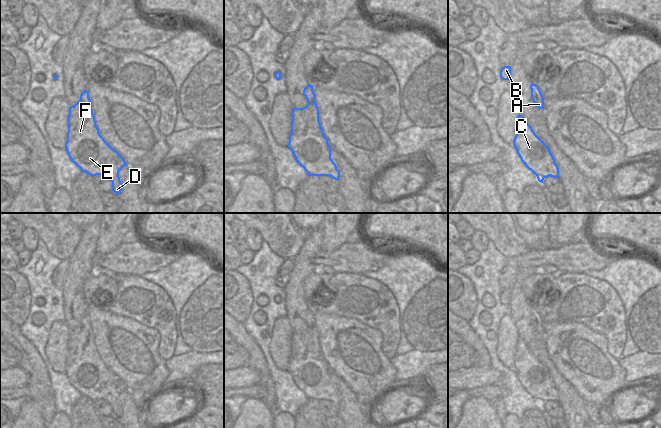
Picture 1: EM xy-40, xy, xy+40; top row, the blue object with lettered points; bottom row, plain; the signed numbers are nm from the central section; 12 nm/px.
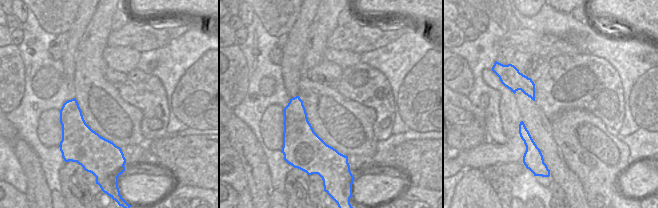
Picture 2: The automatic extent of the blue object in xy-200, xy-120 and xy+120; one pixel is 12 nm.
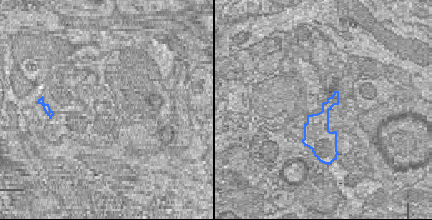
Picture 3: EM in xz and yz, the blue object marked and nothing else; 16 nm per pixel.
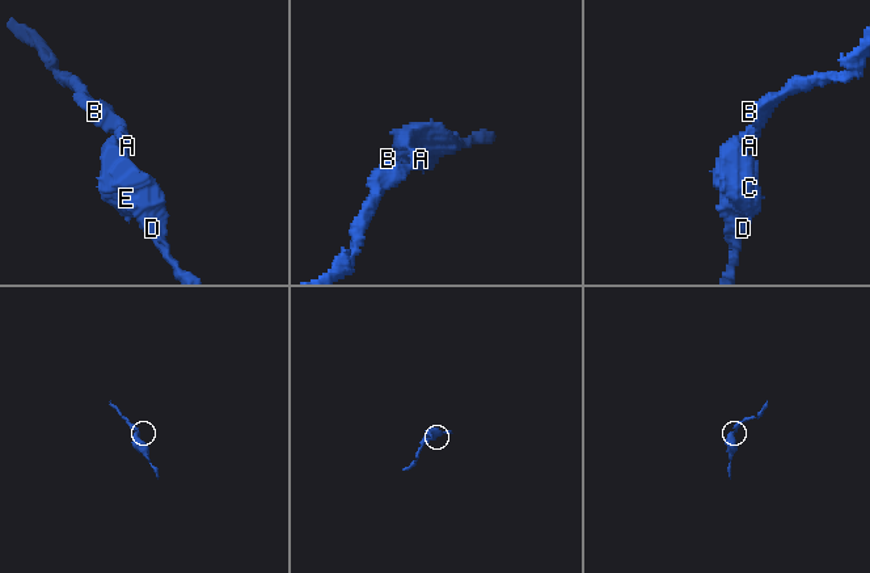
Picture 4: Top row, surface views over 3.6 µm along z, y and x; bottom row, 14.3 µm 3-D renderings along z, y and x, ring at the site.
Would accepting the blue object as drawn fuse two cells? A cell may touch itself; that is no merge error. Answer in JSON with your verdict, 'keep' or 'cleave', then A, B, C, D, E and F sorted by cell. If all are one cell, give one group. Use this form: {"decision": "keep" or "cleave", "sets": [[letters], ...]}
{"decision": "keep", "sets": [["A", "B", "C", "D", "E", "F"]]}

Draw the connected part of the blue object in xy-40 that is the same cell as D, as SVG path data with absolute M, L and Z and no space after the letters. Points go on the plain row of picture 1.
M86 313L81 317L80 324L69 332L65 373L82 396L108 402L112 406L112 415L120 418L123 409L119 395L127 388L100 359Z

